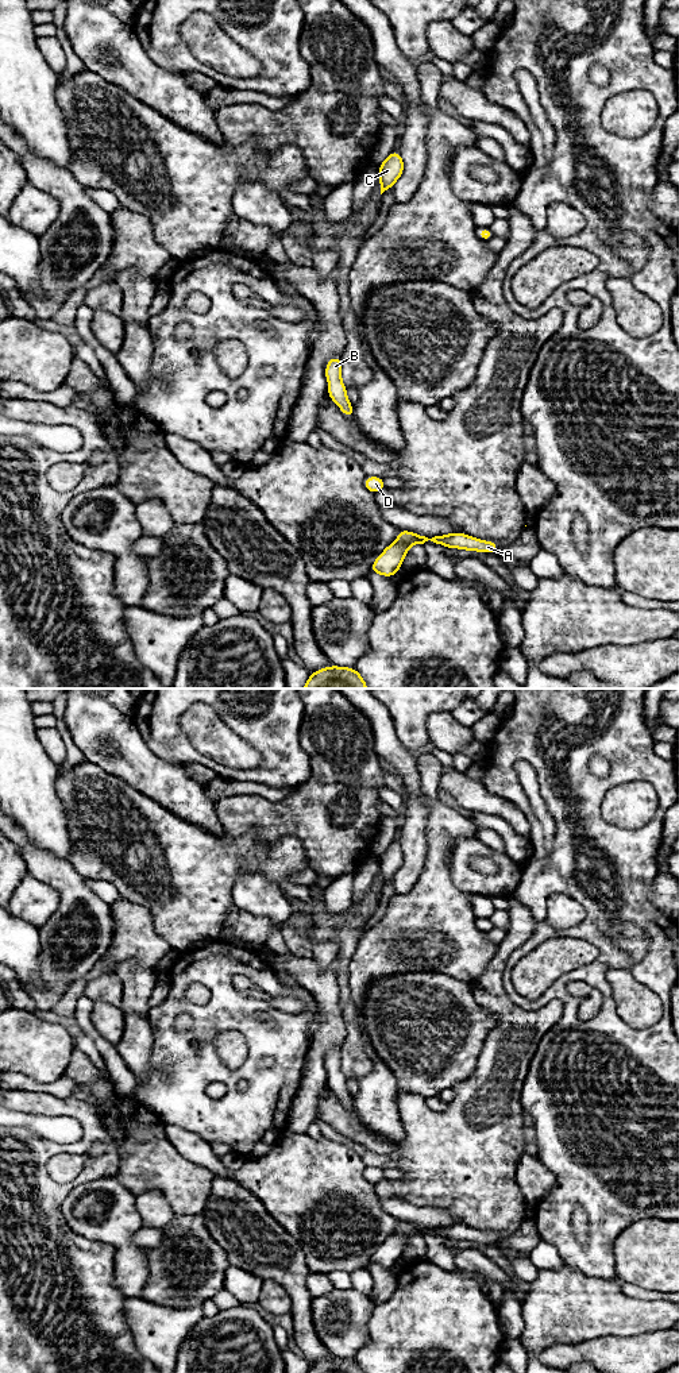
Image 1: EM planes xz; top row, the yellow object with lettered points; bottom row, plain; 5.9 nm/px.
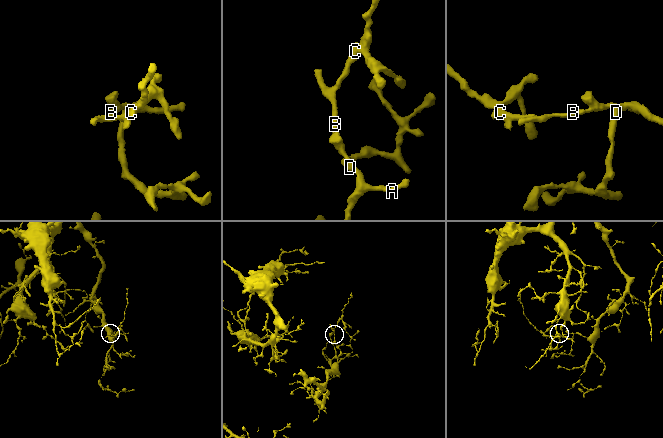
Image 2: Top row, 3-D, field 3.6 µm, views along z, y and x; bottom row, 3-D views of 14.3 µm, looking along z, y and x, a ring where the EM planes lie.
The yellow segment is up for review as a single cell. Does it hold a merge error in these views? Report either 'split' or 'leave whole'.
leave whole

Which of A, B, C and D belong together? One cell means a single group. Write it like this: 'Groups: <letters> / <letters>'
Groups: A B C D

